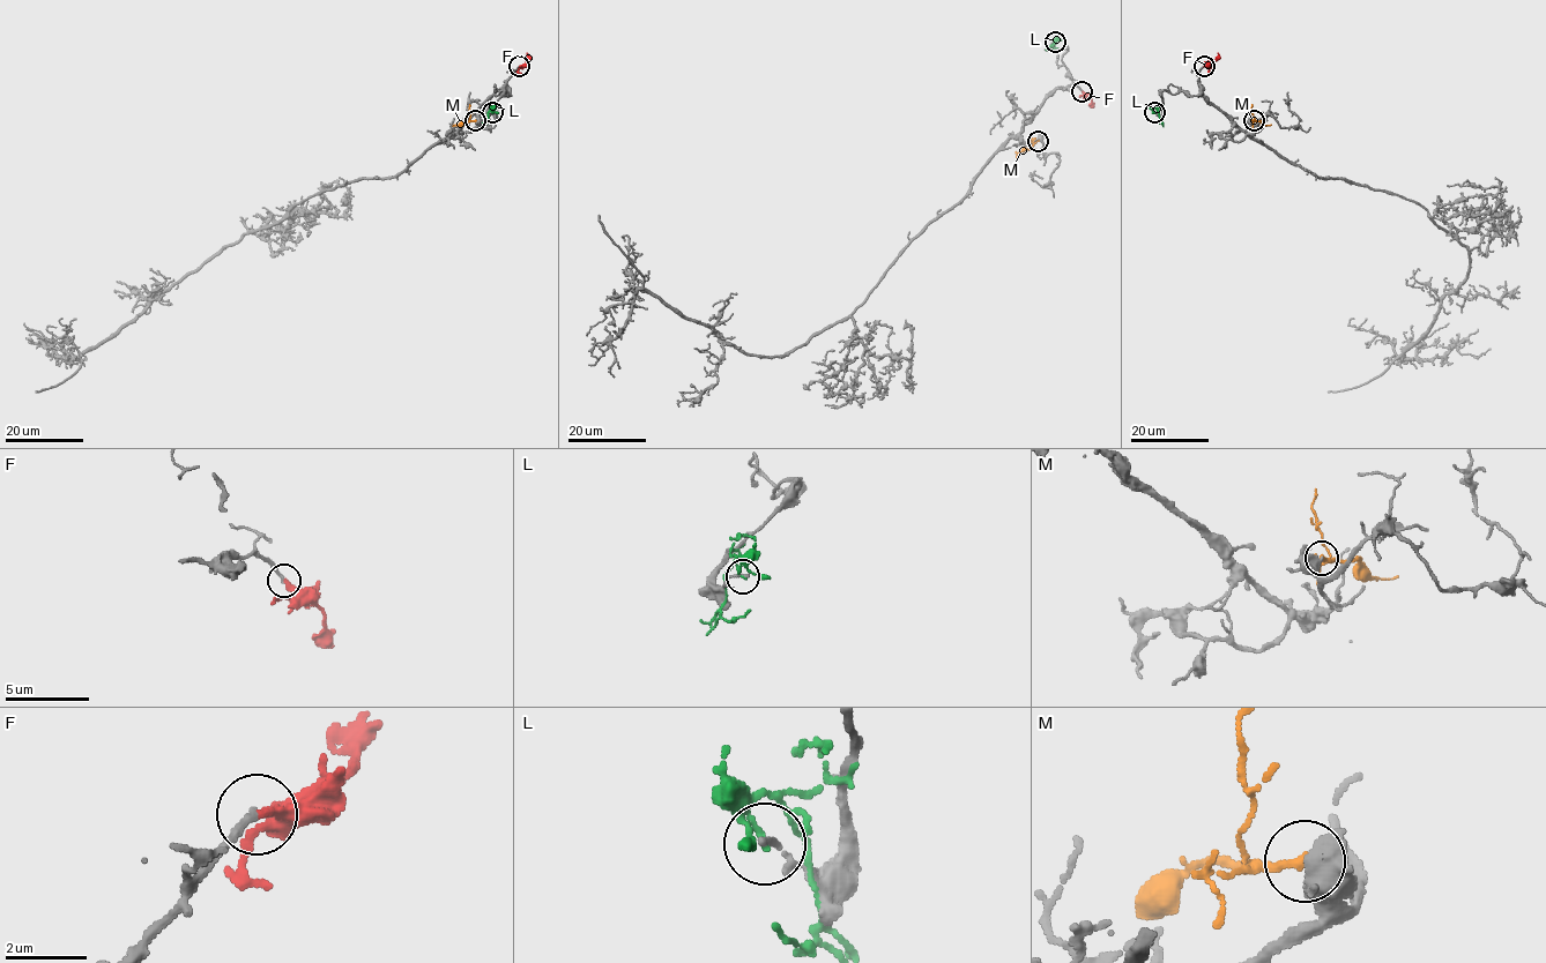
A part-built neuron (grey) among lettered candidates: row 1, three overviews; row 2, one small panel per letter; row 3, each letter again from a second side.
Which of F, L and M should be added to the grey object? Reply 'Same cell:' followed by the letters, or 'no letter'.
Same cell: F

